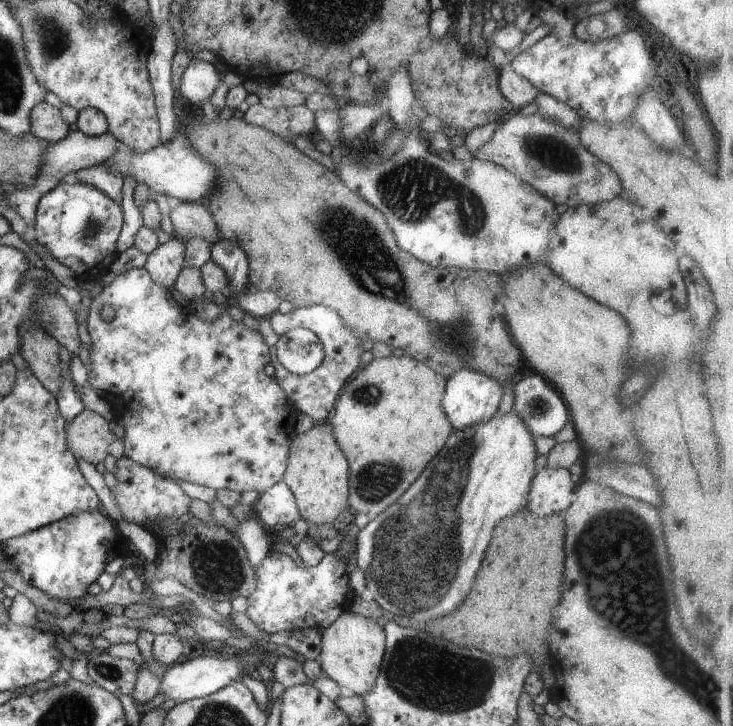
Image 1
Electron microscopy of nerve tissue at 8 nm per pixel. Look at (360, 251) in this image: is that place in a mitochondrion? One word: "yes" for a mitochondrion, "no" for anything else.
yes

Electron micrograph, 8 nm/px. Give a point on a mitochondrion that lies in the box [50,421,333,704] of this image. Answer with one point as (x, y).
(216, 566)

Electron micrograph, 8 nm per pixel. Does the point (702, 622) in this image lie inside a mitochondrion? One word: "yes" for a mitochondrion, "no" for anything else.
yes

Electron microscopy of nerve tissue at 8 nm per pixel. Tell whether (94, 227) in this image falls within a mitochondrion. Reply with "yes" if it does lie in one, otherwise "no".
yes

